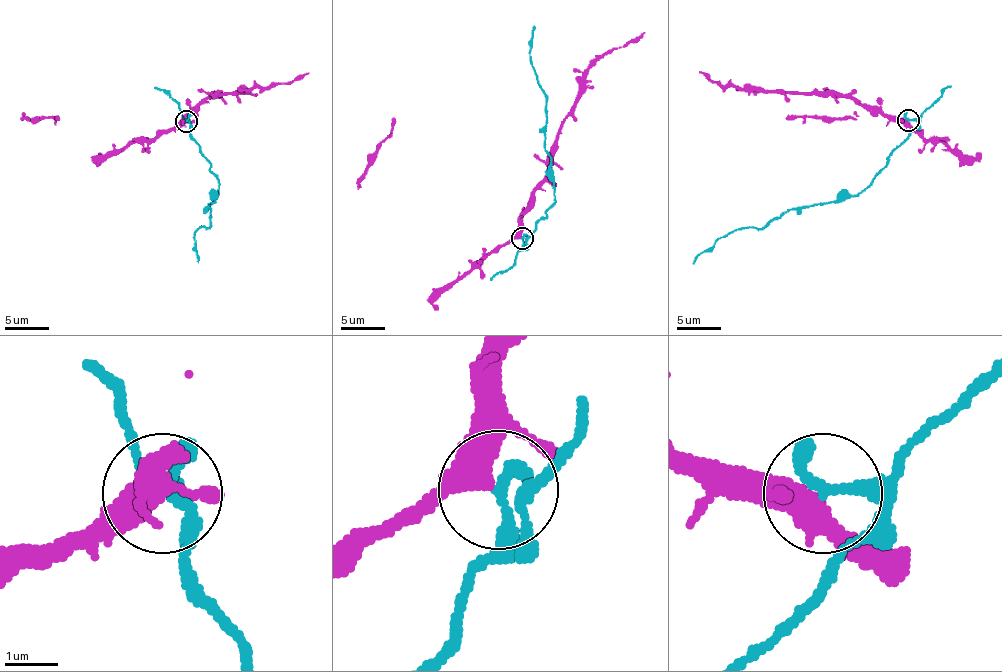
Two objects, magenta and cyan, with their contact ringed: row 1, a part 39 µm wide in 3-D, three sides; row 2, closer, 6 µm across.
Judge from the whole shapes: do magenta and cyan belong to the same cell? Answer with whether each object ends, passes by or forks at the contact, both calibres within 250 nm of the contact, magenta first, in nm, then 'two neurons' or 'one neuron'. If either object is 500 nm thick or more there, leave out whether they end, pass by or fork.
magenta forks | cyan passes by | 340/220 nm | two neurons

